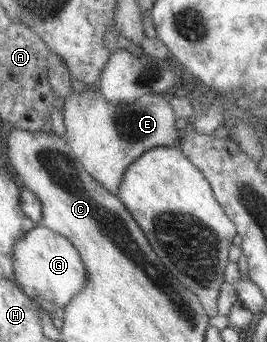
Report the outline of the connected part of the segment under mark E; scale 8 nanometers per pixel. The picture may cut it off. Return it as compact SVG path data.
M98 86L87 87L82 93L77 91L71 93L64 101L63 109L67 127L67 136L65 137L74 149L75 154L80 158L87 172L101 181L104 188L110 190L111 193L115 193L116 196L131 163L134 163L152 148L175 145L173 142L176 142L179 134L183 132L177 129L178 116L174 105L162 93L149 93L133 101L125 101L119 104L107 101L107 97L98 89Z

